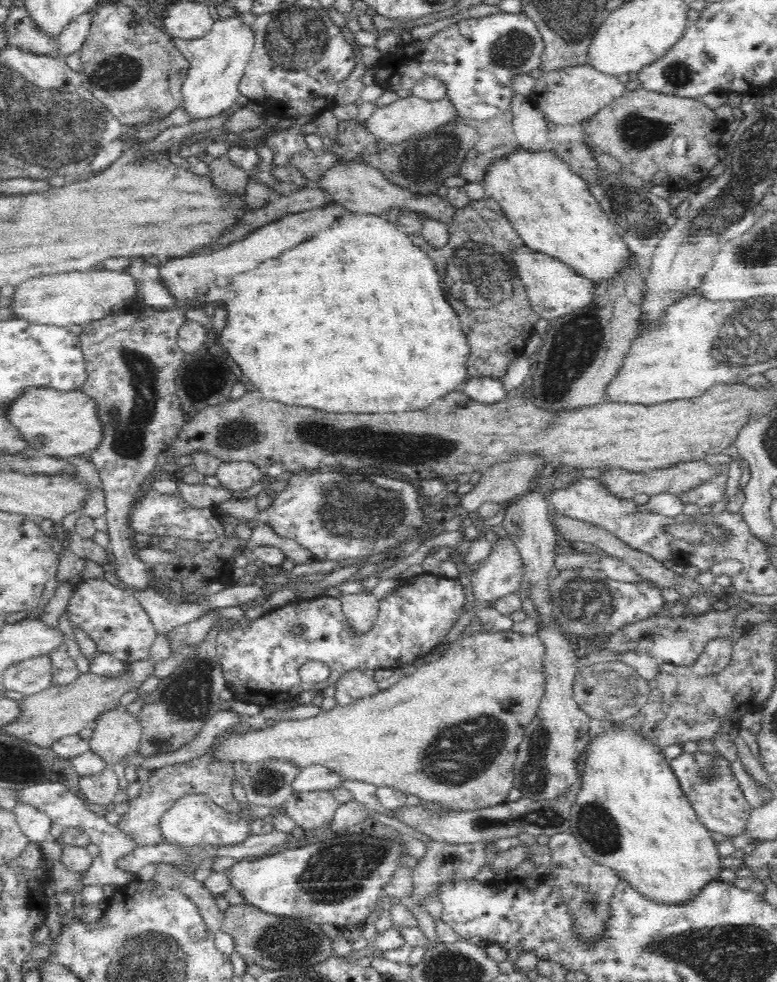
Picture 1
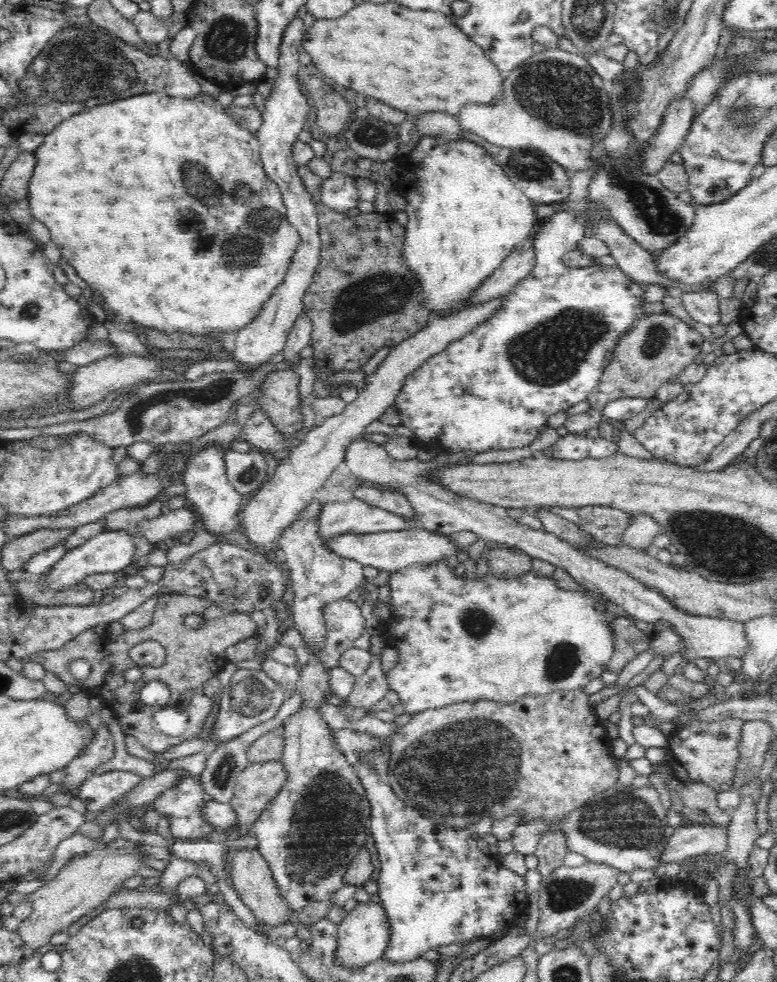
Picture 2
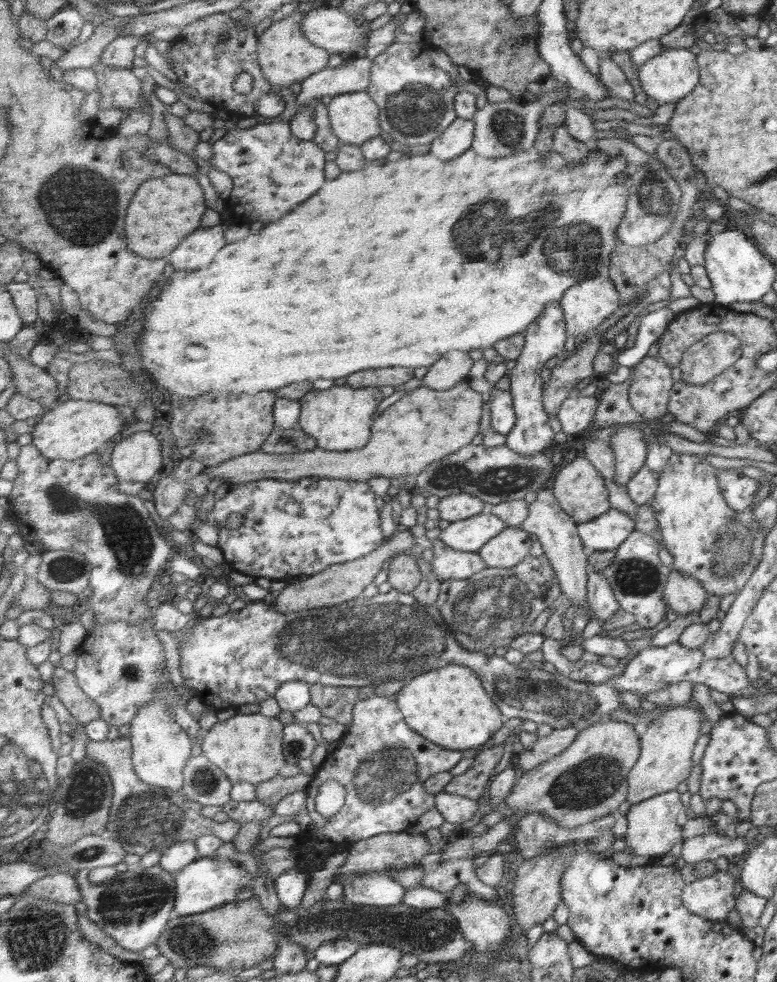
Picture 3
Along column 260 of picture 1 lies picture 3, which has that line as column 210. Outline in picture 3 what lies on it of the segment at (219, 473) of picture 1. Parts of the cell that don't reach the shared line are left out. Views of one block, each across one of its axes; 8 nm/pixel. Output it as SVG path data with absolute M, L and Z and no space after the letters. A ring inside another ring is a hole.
M467 380L444 391L433 390L430 386L417 387L417 390L405 394L405 400L399 400L395 406L391 406L385 416L381 414L375 420L372 437L363 448L345 452L328 451L318 446L310 451L287 454L269 454L259 450L222 462L219 466L209 467L208 476L210 480L221 478L224 489L263 479L297 480L317 477L368 482L375 477L387 477L394 481L401 480L405 476L418 475L429 465L471 445L473 438L482 433L481 416L485 404L483 395L473 390ZM415 410L421 410L421 424L417 424L417 432Z

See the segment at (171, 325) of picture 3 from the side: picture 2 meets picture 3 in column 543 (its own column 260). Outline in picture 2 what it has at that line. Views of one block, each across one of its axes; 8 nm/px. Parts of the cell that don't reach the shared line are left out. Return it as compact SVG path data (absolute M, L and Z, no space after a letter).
M144 93L75 114L61 122L47 136L46 142L34 151L34 155L38 156L38 166L34 168L27 197L32 210L31 215L50 228L52 242L56 242L58 248L62 248L62 257L70 262L72 268L76 268L80 278L84 278L94 290L98 290L104 296L103 300L111 312L120 312L126 321L131 320L146 327L150 326L150 329L160 332L233 336L245 326L252 324L264 308L265 302L284 282L294 253L300 244L300 235L289 224L283 194L276 183L266 175L259 141L248 128L236 123L224 110L208 106L199 98L187 99L171 97L166 93Z

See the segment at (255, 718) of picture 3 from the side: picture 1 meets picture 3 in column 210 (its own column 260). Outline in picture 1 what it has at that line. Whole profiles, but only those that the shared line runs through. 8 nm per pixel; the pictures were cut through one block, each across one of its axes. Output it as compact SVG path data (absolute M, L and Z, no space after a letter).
M506 630L503 632L474 632L470 636L461 636L453 642L446 650L444 656L440 656L435 660L430 659L423 661L419 669L412 675L408 674L402 677L394 686L390 686L387 690L380 690L373 696L362 698L354 702L351 706L336 706L328 711L320 711L316 716L306 719L291 719L276 722L274 726L264 727L256 724L250 734L232 734L222 744L217 747L217 757L219 759L230 759L231 762L245 762L245 764L254 764L254 762L262 762L262 760L288 760L298 764L301 768L312 766L312 764L322 764L328 766L331 770L342 774L346 780L357 780L372 783L376 786L389 786L401 790L407 795L415 795L424 802L437 802L452 807L458 811L482 810L482 808L492 808L498 804L506 803L508 793L513 787L513 768L517 760L517 750L523 741L526 727L536 718L538 708L545 692L545 667L544 656L546 647L542 645L542 641L535 634L518 634L514 630Z

